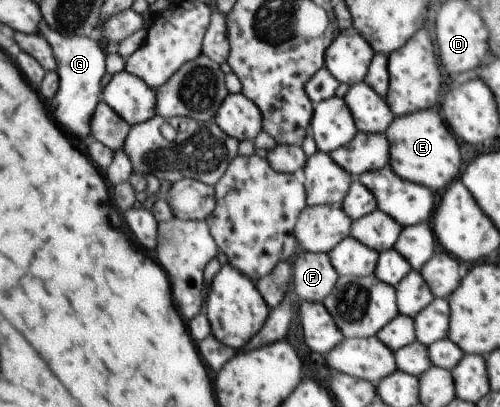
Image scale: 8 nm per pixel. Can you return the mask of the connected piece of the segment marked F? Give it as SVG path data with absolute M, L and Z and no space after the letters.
M303 250L293 260L290 290L303 301L321 303L333 290L337 277L328 253L310 253Z

